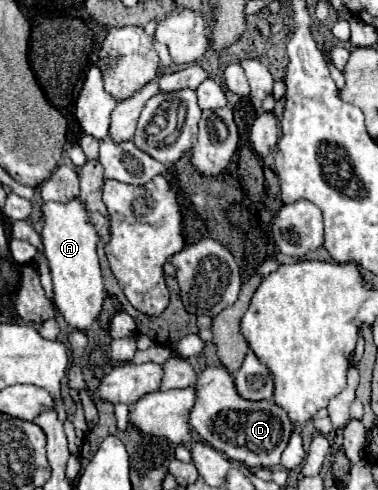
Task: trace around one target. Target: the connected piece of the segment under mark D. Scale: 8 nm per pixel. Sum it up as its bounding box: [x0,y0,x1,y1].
[190,368,292,468]

